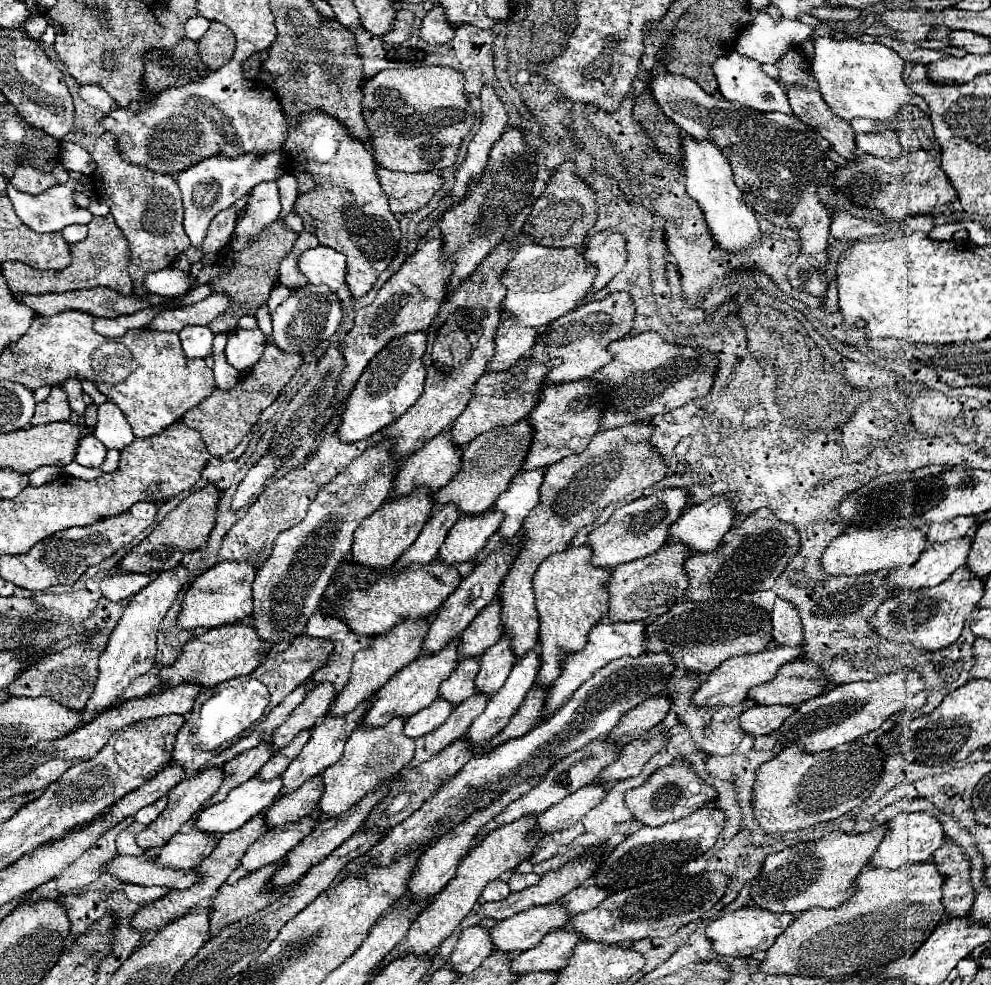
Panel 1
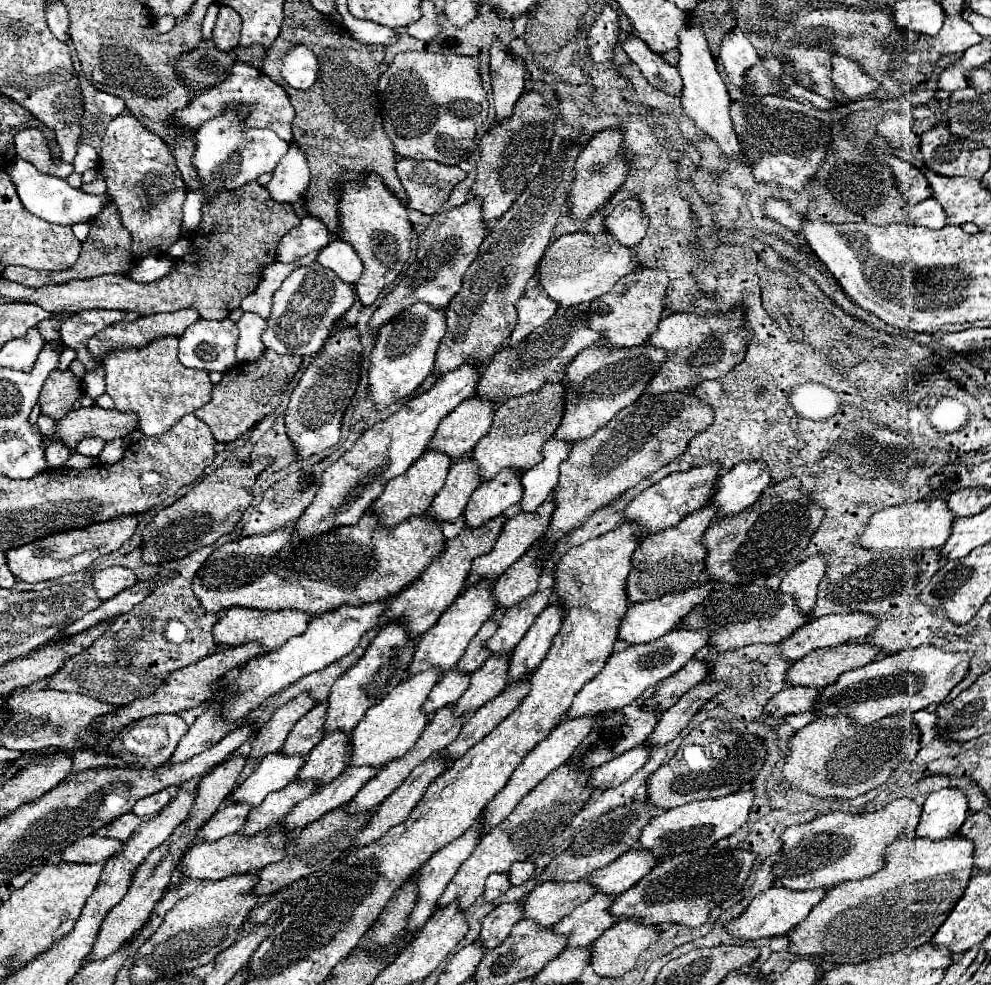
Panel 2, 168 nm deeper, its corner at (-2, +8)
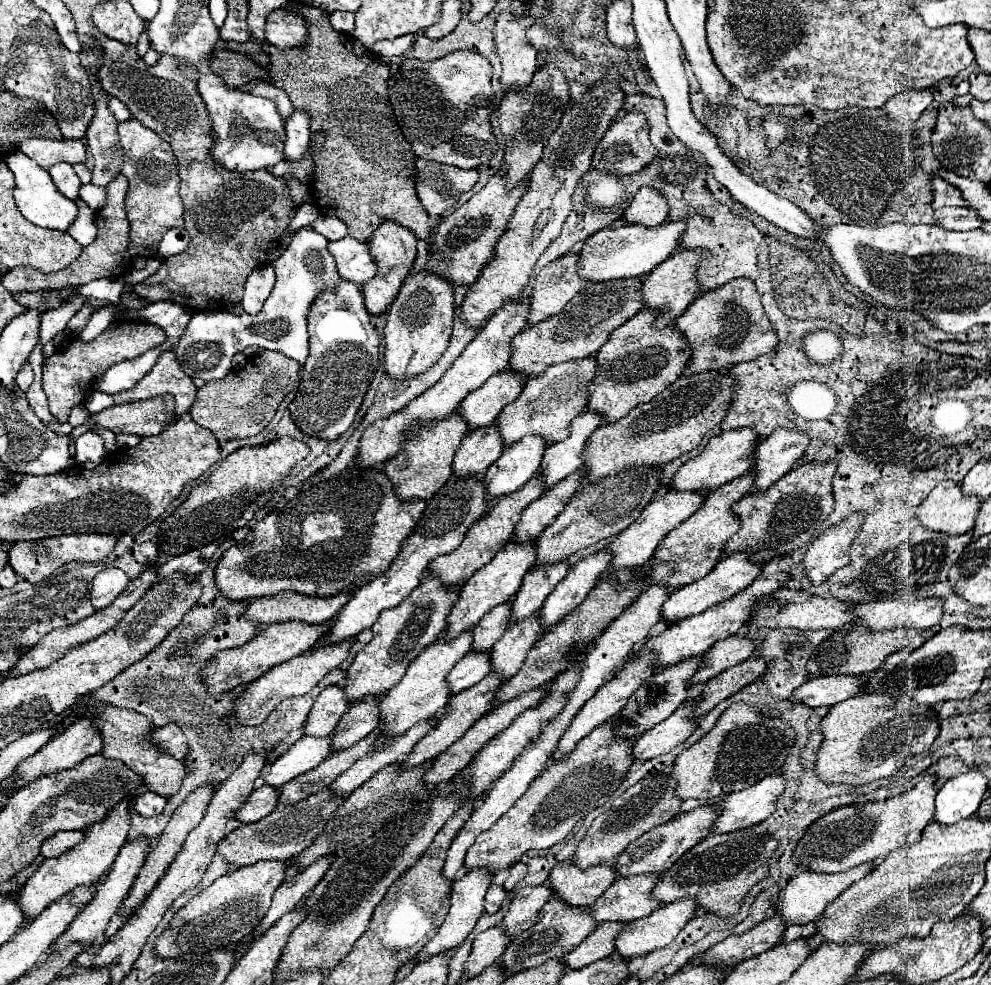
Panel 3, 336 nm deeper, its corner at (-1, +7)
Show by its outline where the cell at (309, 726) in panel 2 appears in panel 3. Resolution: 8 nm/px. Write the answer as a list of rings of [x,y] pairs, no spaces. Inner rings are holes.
[[[329,686],[325,688],[311,712],[309,712],[309,718],[305,722],[305,734],[307,736],[317,736],[317,738],[327,738],[335,724],[339,722],[339,718],[347,712],[347,700],[343,700],[343,690],[339,686]]]

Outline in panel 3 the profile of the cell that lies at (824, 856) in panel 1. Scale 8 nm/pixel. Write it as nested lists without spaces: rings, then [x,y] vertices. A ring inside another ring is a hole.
[[[923,778],[915,788],[885,800],[841,806],[825,816],[817,818],[797,842],[793,858],[797,866],[817,874],[837,874],[855,868],[865,862],[875,862],[887,858],[897,848],[909,846],[919,840],[923,828],[931,822],[935,810],[935,784],[933,778]]]

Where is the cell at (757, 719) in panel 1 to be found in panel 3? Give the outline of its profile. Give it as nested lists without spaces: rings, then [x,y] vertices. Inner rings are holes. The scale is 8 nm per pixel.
[[[819,676],[809,678],[803,686],[795,688],[787,700],[797,700],[809,708],[831,708],[851,696],[857,696],[863,680],[855,676]]]

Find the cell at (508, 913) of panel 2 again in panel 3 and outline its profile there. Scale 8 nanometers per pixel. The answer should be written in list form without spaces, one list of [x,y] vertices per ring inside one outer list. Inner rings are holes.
[[[549,884],[543,886],[525,886],[515,894],[515,898],[509,904],[507,916],[501,920],[501,928],[507,936],[519,936],[527,928],[531,928],[537,920],[537,912],[543,908],[543,904],[551,898]]]

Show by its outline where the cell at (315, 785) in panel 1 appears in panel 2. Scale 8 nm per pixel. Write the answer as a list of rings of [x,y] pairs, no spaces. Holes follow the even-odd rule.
[[[344,731],[324,735],[324,739],[310,751],[306,765],[300,769],[296,779],[316,779],[320,785],[336,779],[346,769],[344,751],[348,751],[348,739],[352,739],[352,735],[344,735]]]

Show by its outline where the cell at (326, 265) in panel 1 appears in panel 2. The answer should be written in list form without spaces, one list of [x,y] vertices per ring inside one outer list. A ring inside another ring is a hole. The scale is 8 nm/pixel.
[[[334,239],[332,243],[328,243],[320,251],[318,263],[332,269],[342,281],[346,281],[350,285],[354,285],[362,275],[362,261],[360,261],[356,249],[342,239]]]

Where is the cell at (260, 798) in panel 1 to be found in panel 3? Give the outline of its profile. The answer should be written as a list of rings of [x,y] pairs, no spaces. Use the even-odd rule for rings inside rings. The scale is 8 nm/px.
[[[303,736],[269,764],[269,772],[263,776],[263,780],[271,788],[281,788],[295,776],[313,770],[329,754],[331,754],[331,738]]]

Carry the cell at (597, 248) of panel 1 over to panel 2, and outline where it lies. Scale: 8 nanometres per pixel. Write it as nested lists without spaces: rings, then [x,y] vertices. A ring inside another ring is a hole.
[[[626,199],[626,201],[622,201],[622,203],[606,217],[604,225],[606,225],[606,229],[608,229],[622,245],[636,247],[636,245],[644,239],[644,235],[646,235],[646,231],[648,231],[648,217],[642,213],[642,207],[640,207],[640,201],[638,201],[638,199]]]

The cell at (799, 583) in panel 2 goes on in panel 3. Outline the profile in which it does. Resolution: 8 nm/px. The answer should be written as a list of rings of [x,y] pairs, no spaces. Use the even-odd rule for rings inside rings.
[[[853,514],[809,544],[803,558],[803,570],[813,586],[821,586],[835,570],[849,562],[847,552],[855,534],[859,534],[861,522],[863,514]]]

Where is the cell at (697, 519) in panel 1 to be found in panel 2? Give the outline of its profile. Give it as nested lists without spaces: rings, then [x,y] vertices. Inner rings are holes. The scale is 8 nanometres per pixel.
[[[764,461],[738,463],[720,477],[720,487],[712,503],[718,507],[720,515],[736,515],[750,507],[770,483],[770,471]]]

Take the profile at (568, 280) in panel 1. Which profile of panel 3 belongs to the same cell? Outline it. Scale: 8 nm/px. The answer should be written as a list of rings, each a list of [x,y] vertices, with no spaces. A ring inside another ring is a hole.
[[[669,222],[655,228],[643,226],[623,226],[623,228],[605,228],[591,234],[579,254],[579,268],[577,274],[585,282],[609,282],[609,280],[625,280],[625,278],[641,278],[655,264],[669,258],[675,250],[677,238],[683,234],[685,222]]]

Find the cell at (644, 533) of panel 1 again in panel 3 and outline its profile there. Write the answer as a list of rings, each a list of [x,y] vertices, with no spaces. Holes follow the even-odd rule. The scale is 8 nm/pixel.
[[[751,428],[747,430],[731,430],[721,436],[711,438],[711,442],[705,446],[705,450],[697,456],[685,462],[673,476],[669,488],[675,492],[705,492],[705,490],[717,490],[719,486],[743,476],[753,466],[753,442],[755,432]]]

